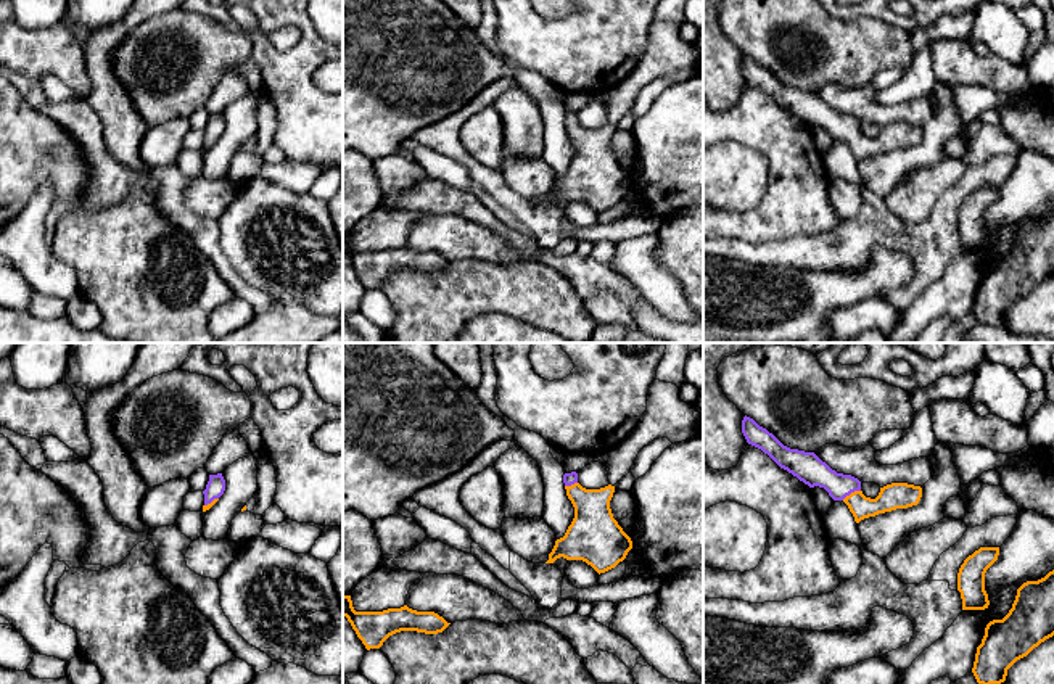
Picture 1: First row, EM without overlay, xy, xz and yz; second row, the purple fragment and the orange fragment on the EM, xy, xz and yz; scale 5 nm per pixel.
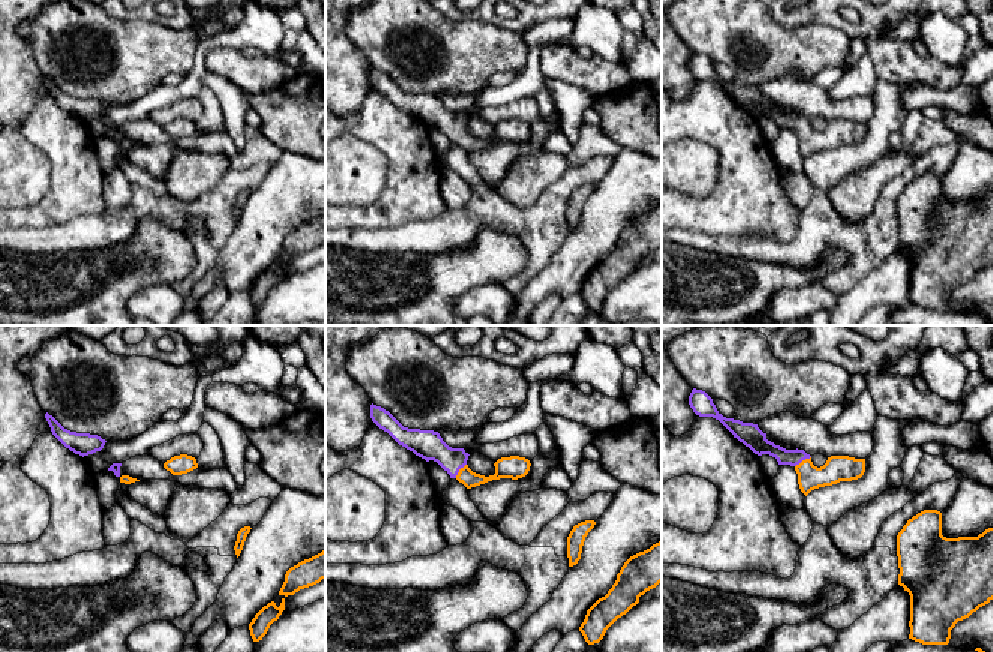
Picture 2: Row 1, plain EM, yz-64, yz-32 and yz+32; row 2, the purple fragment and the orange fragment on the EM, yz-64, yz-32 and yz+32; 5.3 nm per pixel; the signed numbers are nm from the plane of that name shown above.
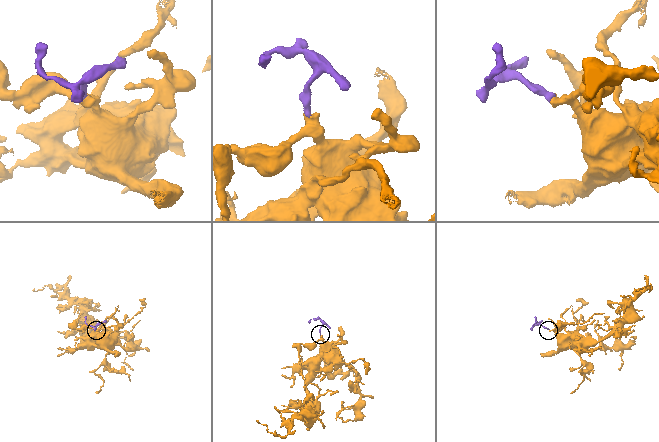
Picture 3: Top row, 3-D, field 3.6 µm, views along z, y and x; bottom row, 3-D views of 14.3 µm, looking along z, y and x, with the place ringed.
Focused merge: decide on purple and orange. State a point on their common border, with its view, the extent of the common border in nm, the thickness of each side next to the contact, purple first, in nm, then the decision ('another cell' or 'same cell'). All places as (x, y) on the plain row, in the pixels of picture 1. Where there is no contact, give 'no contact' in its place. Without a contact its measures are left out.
meets purple in yz at (850, 132); contact 110 nm long; 150 nm thick on the purple side, 130 nm on the other; same cell

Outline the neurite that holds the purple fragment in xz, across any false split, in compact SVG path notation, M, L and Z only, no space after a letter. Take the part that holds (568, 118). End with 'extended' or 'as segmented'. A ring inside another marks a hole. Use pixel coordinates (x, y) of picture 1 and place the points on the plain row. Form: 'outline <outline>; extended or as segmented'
outline M576 111L565 113L563 122L574 146L574 158L565 175L555 180L546 203L563 196L583 200L599 214L615 208L632 188L631 177L613 158L610 148L615 126L586 129L578 122Z; extended

